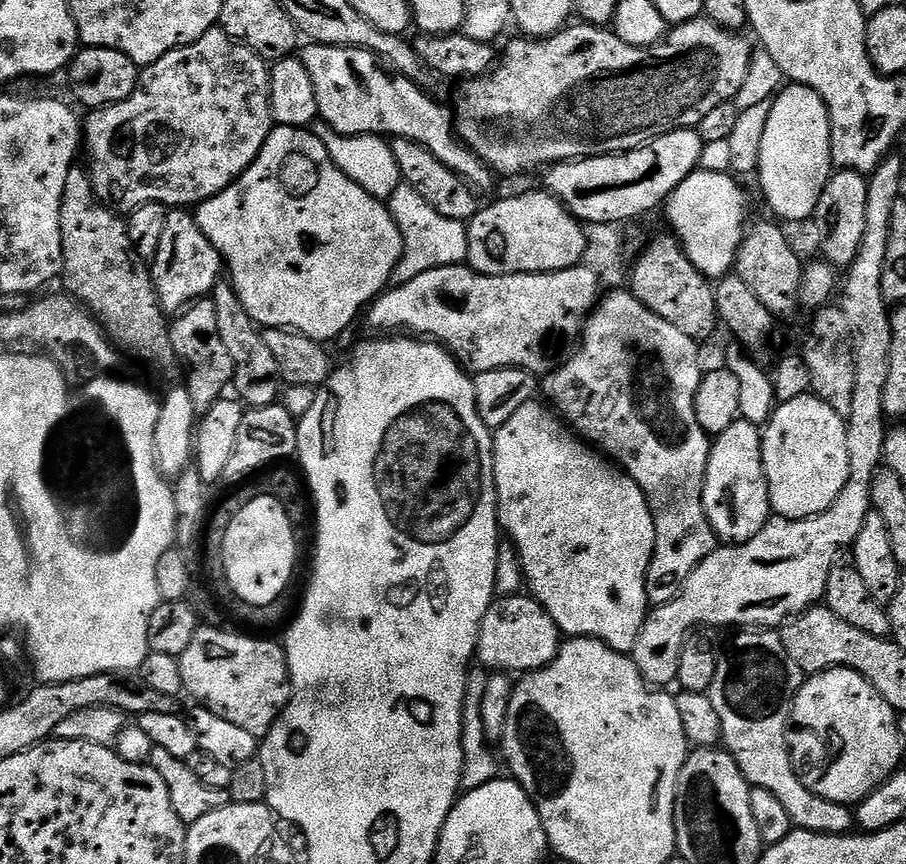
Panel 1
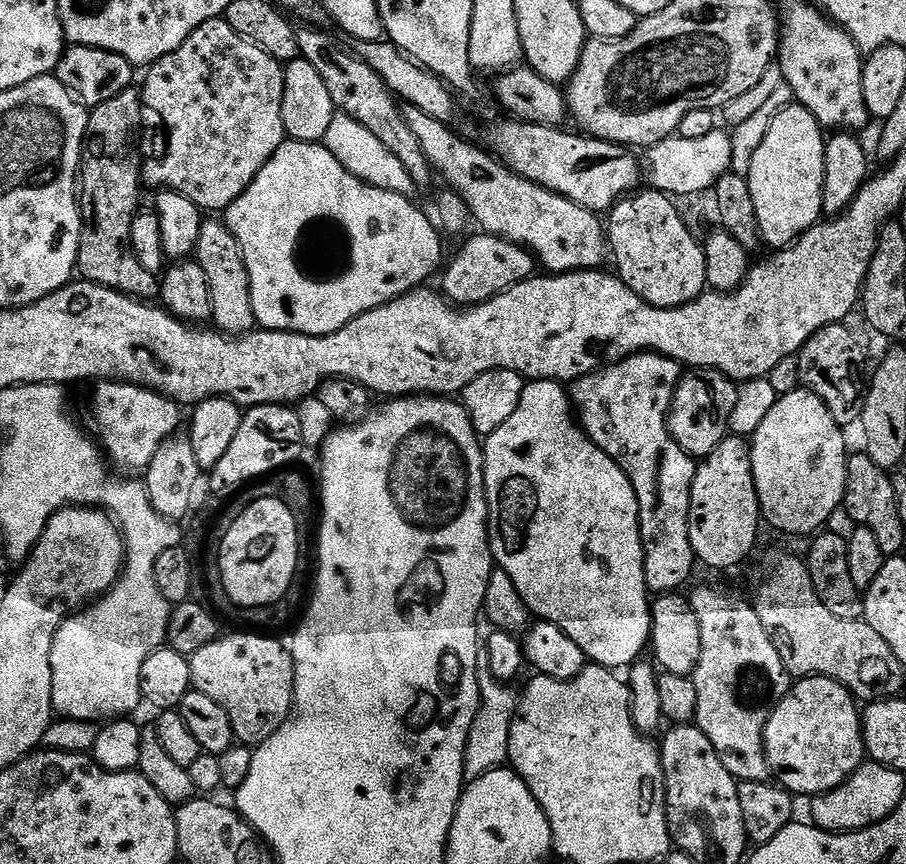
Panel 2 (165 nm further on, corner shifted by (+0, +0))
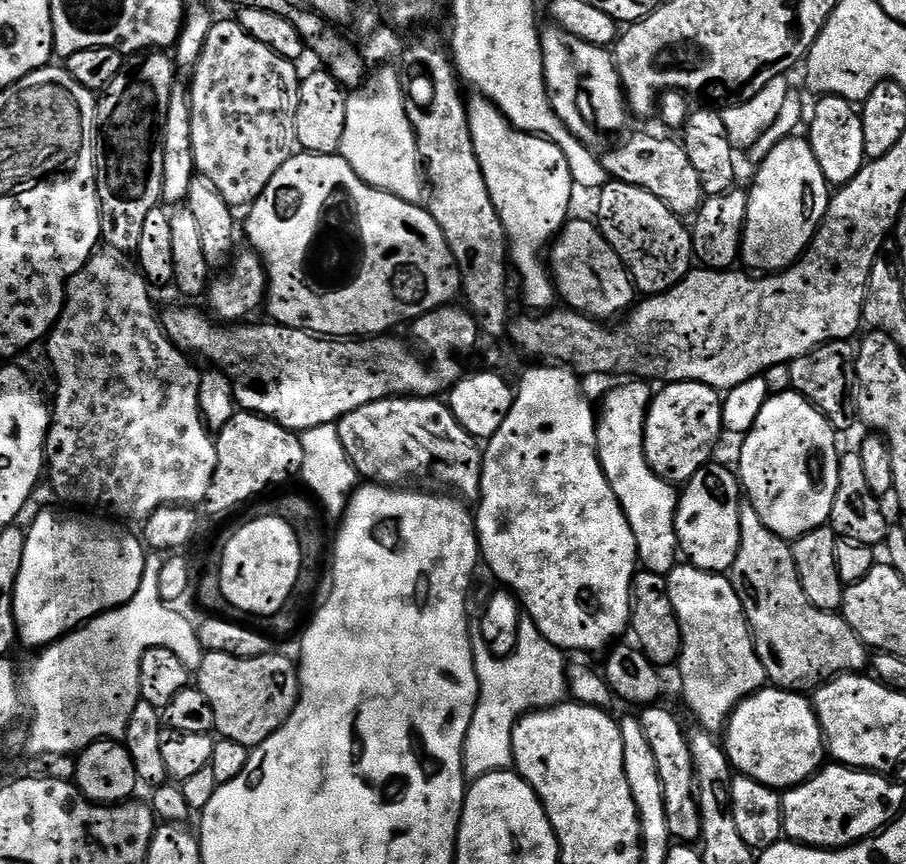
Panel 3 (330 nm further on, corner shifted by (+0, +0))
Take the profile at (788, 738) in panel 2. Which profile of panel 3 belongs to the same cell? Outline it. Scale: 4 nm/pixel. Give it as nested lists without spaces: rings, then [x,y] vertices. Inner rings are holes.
[[[765,686],[733,710],[722,733],[722,747],[739,775],[749,776],[777,790],[787,790],[805,784],[820,771],[826,760],[824,731],[820,729],[820,718],[815,714],[813,701],[804,696],[807,695],[796,690]]]

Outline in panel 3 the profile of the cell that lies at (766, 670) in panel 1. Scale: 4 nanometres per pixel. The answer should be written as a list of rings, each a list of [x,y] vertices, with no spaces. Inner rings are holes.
[[[690,562],[677,563],[667,573],[670,602],[674,602],[676,617],[682,630],[682,646],[680,647],[680,688],[684,691],[684,700],[690,711],[696,715],[695,723],[707,732],[723,733],[733,710],[748,696],[753,696],[765,687],[768,675],[756,653],[752,641],[752,630],[748,627],[748,619],[742,610],[742,602],[734,590],[731,579],[718,572],[707,572],[695,568]]]

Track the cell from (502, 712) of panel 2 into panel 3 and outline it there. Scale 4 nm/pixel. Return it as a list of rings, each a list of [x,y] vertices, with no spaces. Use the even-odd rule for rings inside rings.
[[[527,614],[521,615],[520,623],[524,632],[518,630],[516,649],[508,656],[496,656],[486,646],[480,631],[472,632],[480,697],[464,743],[464,775],[469,781],[481,780],[491,772],[511,769],[512,735],[516,723],[530,712],[557,707],[568,692],[565,653],[540,633]]]

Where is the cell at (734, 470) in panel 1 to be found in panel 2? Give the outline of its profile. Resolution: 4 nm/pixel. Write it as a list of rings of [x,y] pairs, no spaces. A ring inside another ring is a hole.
[[[729,435],[710,455],[699,461],[692,483],[690,502],[690,546],[697,561],[708,568],[736,568],[752,552],[756,544],[756,531],[762,525],[760,499],[754,486],[752,450],[747,439]]]

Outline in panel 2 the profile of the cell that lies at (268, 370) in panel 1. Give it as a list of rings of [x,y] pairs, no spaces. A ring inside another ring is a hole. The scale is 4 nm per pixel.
[[[204,219],[202,230],[198,234],[194,259],[198,266],[202,266],[202,271],[206,273],[206,283],[210,286],[211,323],[216,331],[230,336],[242,336],[253,331],[257,323],[250,290],[250,274],[246,270],[244,255],[238,246],[238,238],[234,238],[223,219]]]

